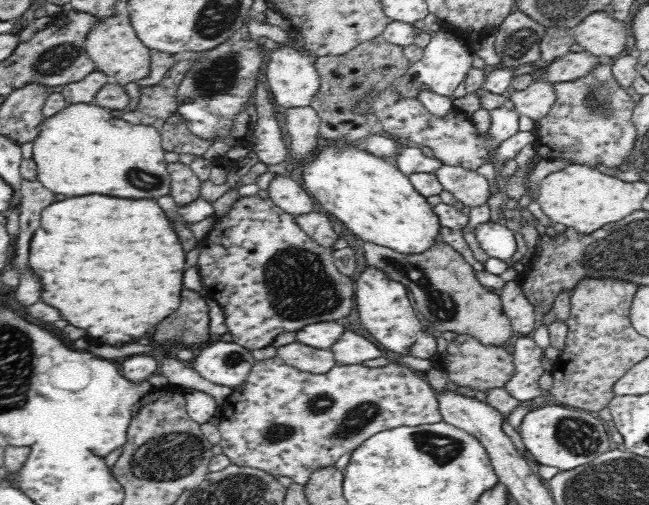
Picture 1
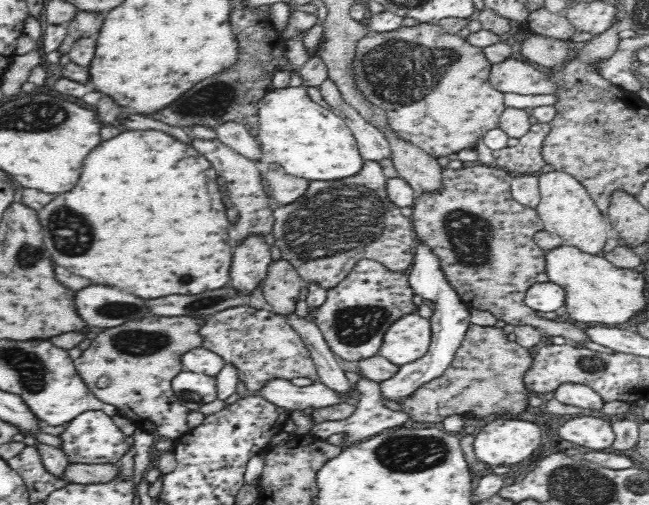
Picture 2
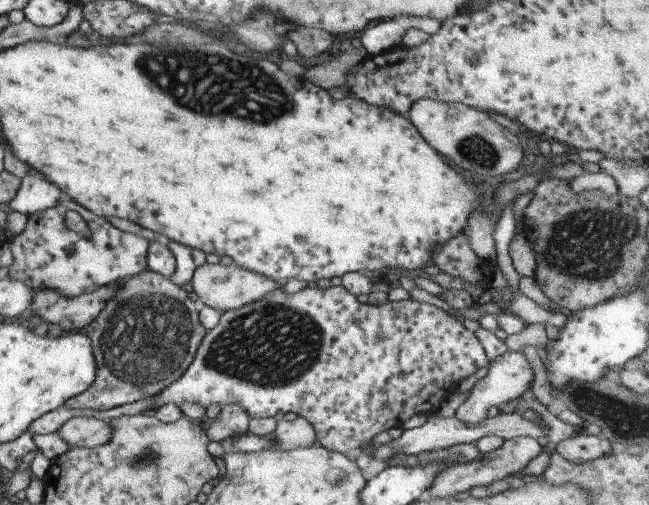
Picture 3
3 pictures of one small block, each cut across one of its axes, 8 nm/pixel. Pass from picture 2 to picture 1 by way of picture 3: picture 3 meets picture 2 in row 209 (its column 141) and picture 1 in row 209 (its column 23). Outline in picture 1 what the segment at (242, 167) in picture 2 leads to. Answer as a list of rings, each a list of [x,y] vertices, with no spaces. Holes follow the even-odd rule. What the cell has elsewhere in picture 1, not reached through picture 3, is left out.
[[[257,193],[250,195],[250,196],[241,196],[239,199],[237,199],[224,214],[219,216],[219,219],[216,219],[215,215],[212,217],[214,218],[214,225],[208,230],[208,232],[205,234],[204,240],[201,240],[198,244],[198,249],[200,251],[200,256],[198,256],[198,266],[200,276],[202,277],[202,283],[203,286],[207,289],[208,295],[214,300],[218,301],[220,303],[220,306],[222,306],[222,309],[224,309],[224,317],[226,317],[226,325],[228,325],[228,332],[232,335],[233,341],[235,343],[240,344],[240,346],[243,346],[244,348],[250,349],[250,350],[258,350],[260,348],[267,347],[271,344],[271,342],[280,334],[281,332],[286,332],[288,330],[290,331],[298,331],[301,328],[304,328],[304,326],[308,326],[310,323],[315,322],[324,322],[326,321],[336,321],[338,318],[344,318],[344,316],[348,316],[348,313],[350,310],[352,310],[353,306],[355,305],[355,300],[352,299],[352,296],[354,296],[354,286],[351,282],[351,279],[348,276],[344,276],[338,269],[337,266],[334,264],[333,259],[333,250],[330,249],[330,247],[319,245],[318,242],[316,242],[314,239],[310,238],[304,230],[302,230],[302,227],[296,223],[295,216],[292,214],[289,214],[288,212],[285,212],[284,210],[281,210],[278,206],[276,206],[276,203],[270,199],[270,197],[262,198]],[[248,212],[256,212],[256,214],[260,214],[260,226],[240,226],[238,222],[240,222],[240,218],[244,218],[244,214],[248,216]]]

